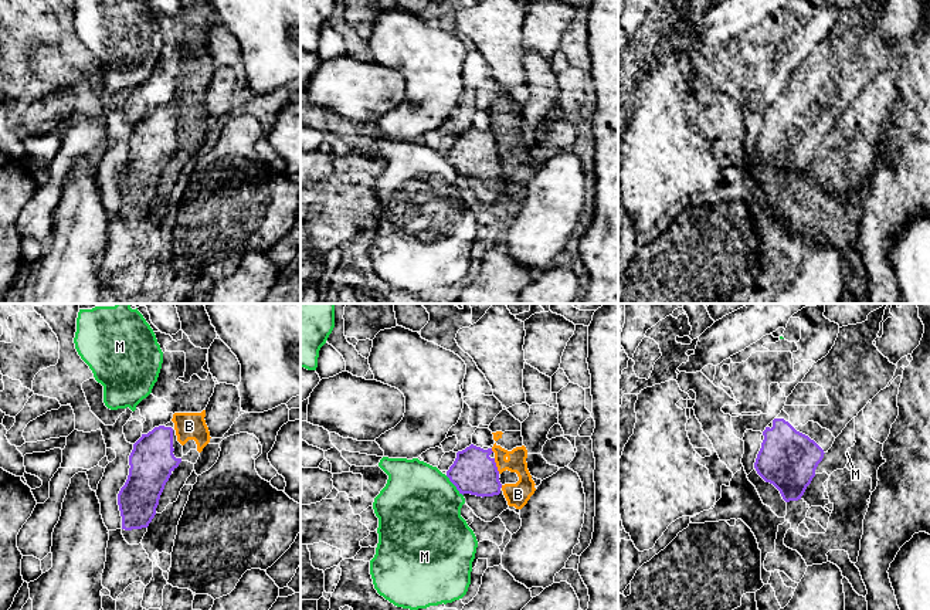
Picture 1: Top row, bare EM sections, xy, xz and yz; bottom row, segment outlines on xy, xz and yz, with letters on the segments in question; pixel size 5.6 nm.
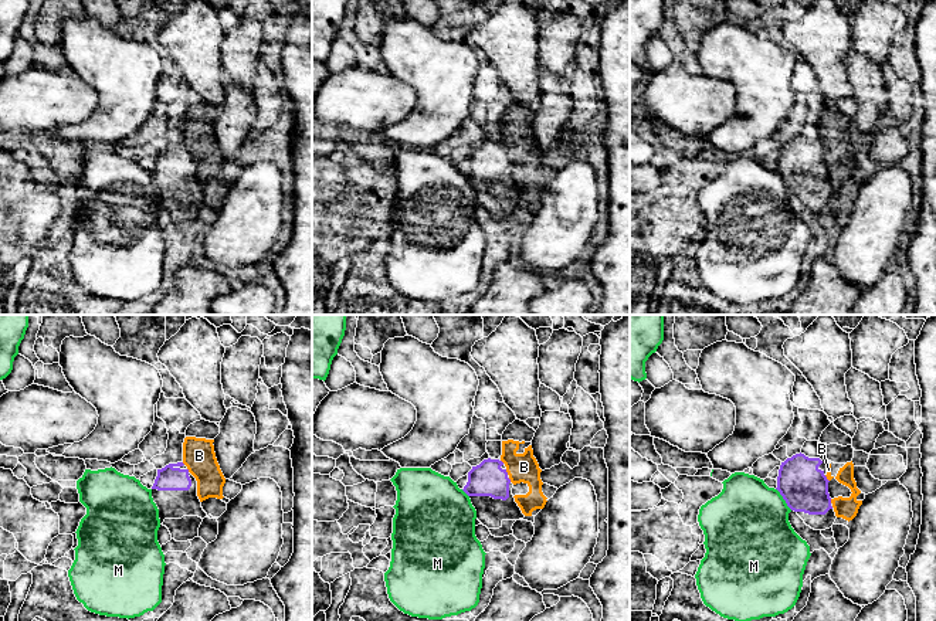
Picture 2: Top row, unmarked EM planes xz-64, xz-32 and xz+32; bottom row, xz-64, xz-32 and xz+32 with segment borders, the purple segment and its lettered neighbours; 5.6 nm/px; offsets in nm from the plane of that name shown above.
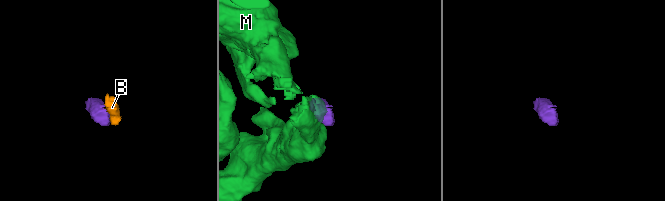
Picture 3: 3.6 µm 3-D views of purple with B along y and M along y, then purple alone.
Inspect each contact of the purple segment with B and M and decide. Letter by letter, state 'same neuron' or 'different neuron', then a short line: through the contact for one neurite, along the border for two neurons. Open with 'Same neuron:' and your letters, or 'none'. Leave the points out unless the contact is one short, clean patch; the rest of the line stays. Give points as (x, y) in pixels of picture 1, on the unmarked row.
Same neuron: none
B: different neuron
M: different neuron; line xz (445, 158), (462, 178)

